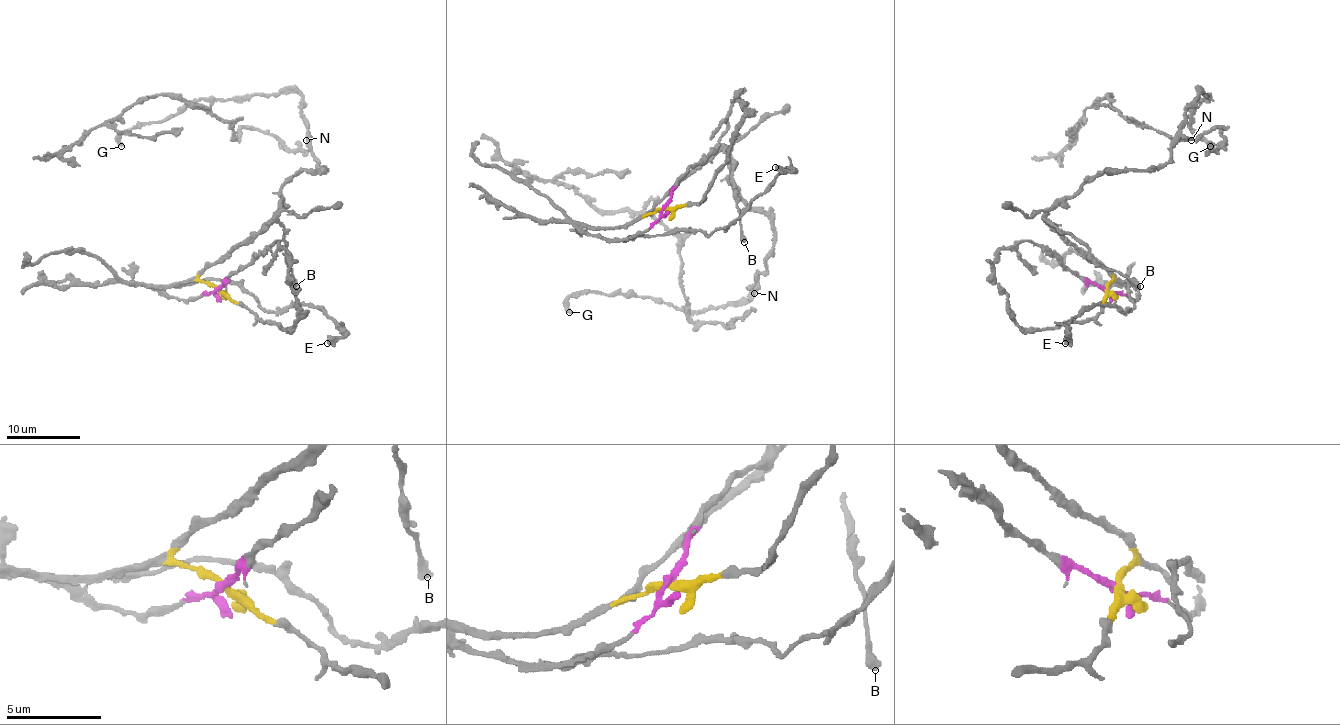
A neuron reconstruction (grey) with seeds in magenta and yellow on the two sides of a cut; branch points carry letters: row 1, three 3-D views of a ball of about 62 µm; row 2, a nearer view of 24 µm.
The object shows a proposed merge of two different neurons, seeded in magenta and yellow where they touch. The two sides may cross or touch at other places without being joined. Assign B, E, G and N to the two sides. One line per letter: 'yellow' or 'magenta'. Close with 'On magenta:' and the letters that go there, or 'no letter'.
B: yellow
E: magenta
G: yellow
N: yellow
On magenta: E

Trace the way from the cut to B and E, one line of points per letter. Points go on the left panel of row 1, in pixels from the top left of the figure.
B: (217, 288), (209, 286), (198, 275), (275, 222), (285, 229), (286, 262), (292, 270), (296, 286)
E: (217, 288), (195, 299), (165, 292), (220, 279), (239, 283), (270, 312), (314, 305), (341, 332), (327, 343)

